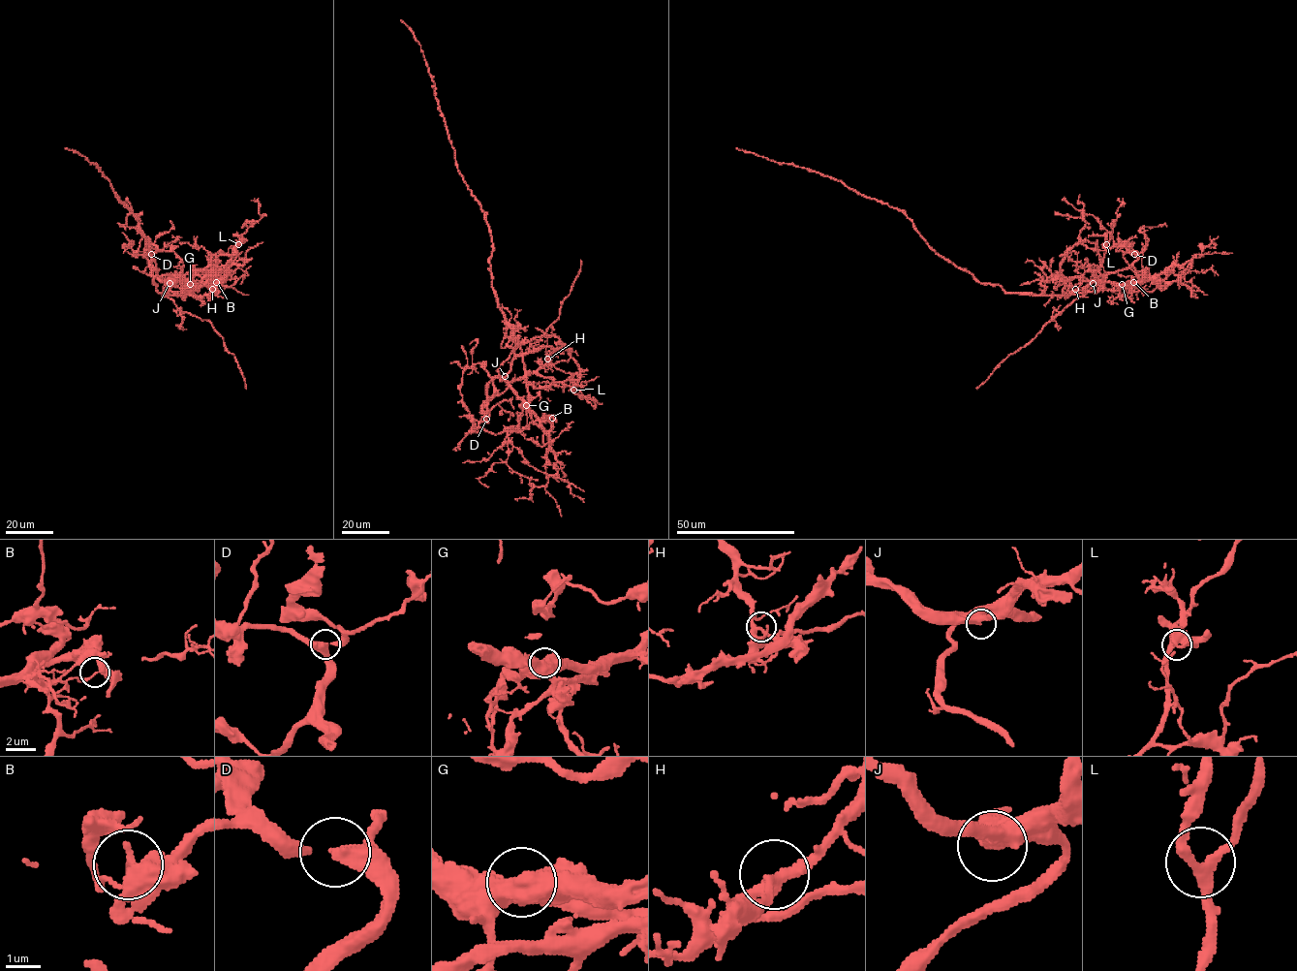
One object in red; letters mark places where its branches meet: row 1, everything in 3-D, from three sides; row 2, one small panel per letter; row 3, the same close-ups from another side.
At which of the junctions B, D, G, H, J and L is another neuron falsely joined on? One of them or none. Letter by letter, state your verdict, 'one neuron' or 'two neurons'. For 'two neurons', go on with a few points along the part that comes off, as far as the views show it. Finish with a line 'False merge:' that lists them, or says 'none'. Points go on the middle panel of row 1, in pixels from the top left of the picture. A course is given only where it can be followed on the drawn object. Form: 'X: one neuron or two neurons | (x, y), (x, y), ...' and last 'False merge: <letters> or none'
B: two neurons | (552, 418), (548, 433), (531, 418), (523, 353), (492, 286), (488, 224), (458, 170), (419, 44), (401, 20)
D: one neuron
G: one neuron
H: one neuron
J: one neuron
L: one neuron
False merge: B

